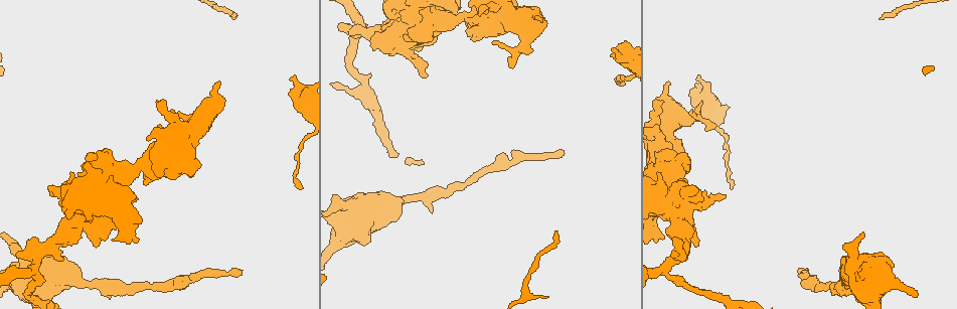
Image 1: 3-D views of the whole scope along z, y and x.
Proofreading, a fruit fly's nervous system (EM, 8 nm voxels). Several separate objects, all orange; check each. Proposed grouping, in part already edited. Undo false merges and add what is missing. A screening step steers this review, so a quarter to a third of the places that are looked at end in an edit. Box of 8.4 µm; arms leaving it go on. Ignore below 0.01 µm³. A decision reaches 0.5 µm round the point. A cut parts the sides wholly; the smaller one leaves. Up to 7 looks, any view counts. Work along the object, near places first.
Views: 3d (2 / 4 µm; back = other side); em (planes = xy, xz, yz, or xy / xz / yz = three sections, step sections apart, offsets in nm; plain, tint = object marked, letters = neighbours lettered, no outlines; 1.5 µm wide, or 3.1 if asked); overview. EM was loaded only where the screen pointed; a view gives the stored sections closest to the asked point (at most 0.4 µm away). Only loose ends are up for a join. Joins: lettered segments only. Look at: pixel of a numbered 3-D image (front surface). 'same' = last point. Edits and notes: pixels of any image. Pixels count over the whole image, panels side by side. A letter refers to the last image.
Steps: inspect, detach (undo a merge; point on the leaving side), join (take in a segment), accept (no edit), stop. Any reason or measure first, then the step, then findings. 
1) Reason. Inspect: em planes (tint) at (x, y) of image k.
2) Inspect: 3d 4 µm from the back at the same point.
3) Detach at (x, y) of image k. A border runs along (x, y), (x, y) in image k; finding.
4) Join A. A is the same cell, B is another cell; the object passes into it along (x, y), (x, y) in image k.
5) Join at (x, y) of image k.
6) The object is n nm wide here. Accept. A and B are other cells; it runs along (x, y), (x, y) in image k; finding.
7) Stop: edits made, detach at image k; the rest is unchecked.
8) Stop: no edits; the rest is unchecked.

Branch stops here. Inspect: em xy step 8 (tint) at (697, 78) of image 1.

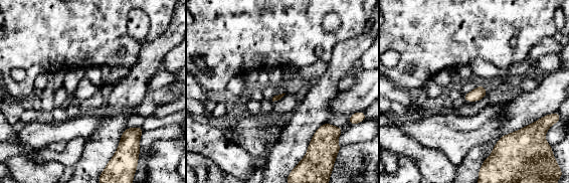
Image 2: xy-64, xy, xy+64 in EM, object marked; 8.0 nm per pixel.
Another direction. Inspect: em planes (letters) at the same point.

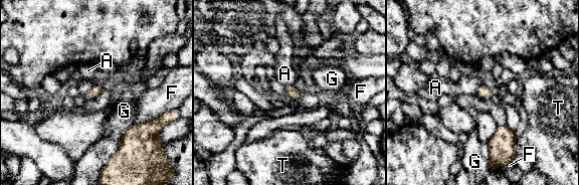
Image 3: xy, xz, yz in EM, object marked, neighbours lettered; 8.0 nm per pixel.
Accept. A, F, G and T are other cells; a border runs along (480, 84), (475, 94) in image 3; no lettered segment goes on from it.

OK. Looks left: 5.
An open end. Inspect: 3d 4 µm at (512, 68) of image 1.

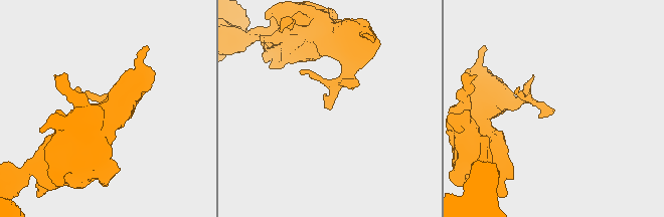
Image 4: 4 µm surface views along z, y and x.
Shape alone is not enough. Inspect: em planes (letters) at (552, 111) of image 4.

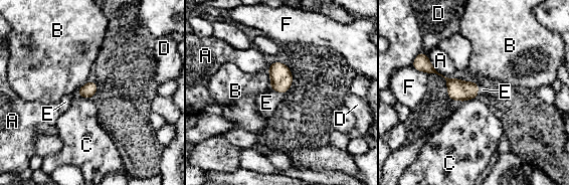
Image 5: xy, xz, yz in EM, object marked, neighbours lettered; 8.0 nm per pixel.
The object is 120 nm wide here. Join E. E is the same cell, A, B, C, D and F are other cells; the object passes into it along (280, 76), (276, 90), (266, 103) in image 5; the neuron continues.

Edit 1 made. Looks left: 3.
An open end. Inspect: em planes (letters) at (239, 270) of image 1.

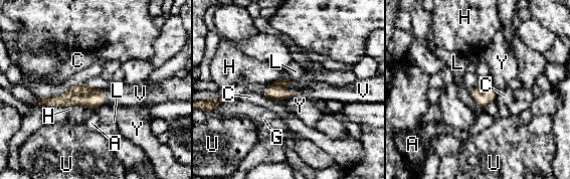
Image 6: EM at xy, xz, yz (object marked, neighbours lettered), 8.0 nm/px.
The longest contact is with H, 220 nm. Join V. V is the same cell, A, C, G, H, L, U and Y are other cells; it goes on there.

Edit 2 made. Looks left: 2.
Stop: edits made, join at image 5, join at image 6; the rest is unchecked.

